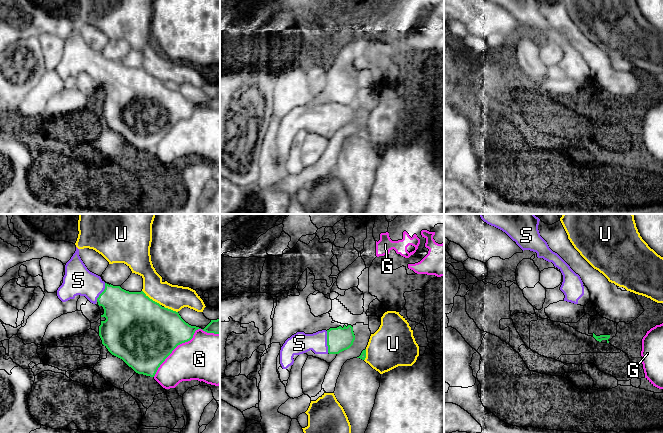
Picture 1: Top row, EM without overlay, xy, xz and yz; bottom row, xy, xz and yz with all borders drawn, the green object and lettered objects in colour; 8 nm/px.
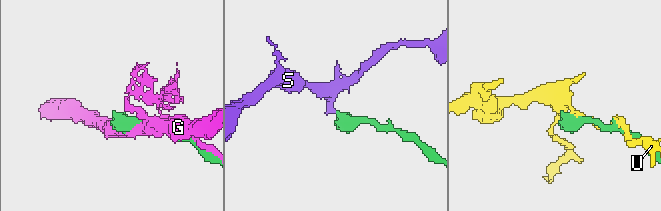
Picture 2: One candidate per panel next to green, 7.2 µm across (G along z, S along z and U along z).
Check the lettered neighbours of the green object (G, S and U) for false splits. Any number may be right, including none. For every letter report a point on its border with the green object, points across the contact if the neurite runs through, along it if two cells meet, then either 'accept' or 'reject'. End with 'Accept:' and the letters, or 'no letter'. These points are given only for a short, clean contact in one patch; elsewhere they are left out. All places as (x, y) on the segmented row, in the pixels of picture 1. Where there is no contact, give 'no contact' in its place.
G: contact xy (184, 342); reject
S: contact xz (327, 342); way xz (339, 339), (327, 342), (299, 343); accept
U: contact xy (151, 299); reject
Accept: S

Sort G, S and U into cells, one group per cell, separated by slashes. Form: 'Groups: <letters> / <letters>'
Groups: G / S / U

